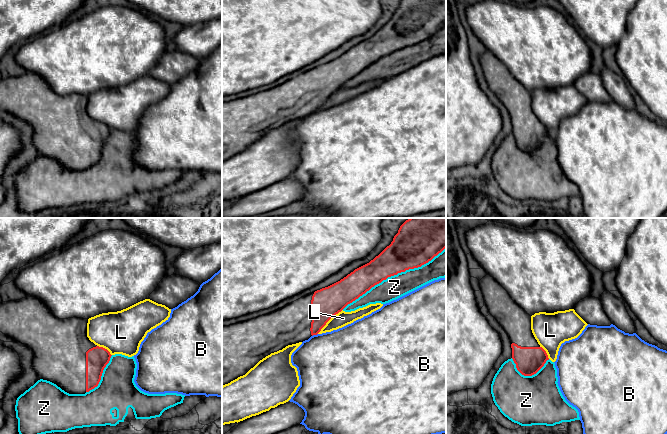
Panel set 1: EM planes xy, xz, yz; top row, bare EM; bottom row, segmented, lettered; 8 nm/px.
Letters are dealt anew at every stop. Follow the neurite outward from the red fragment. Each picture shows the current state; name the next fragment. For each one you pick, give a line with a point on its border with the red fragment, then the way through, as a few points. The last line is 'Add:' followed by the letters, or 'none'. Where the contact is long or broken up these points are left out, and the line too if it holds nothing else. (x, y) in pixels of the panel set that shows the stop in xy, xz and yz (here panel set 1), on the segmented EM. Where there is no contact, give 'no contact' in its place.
Add: none

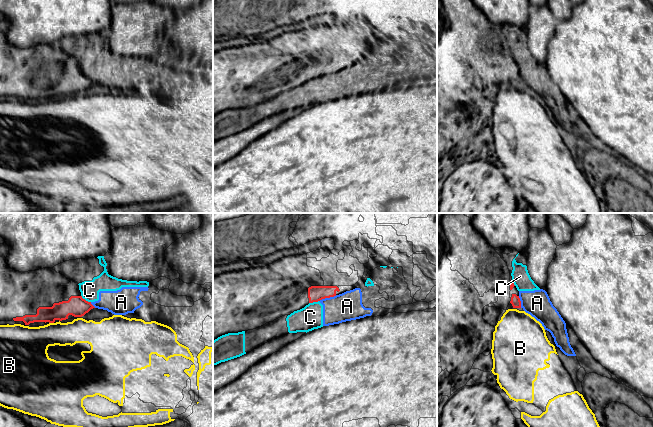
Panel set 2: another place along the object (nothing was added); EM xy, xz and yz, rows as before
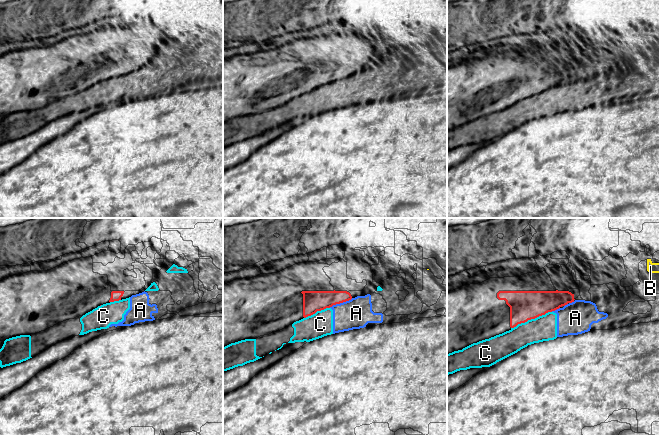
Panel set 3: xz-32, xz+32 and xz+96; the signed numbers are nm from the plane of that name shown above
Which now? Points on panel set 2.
Add: none

